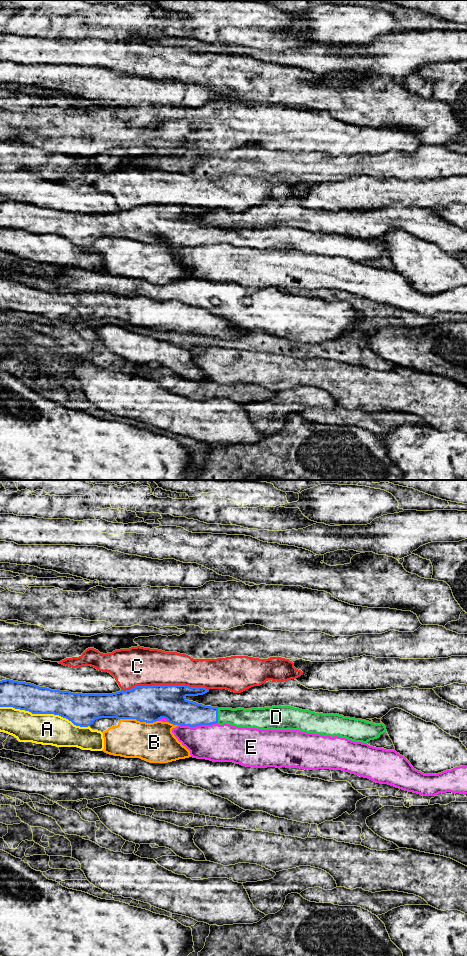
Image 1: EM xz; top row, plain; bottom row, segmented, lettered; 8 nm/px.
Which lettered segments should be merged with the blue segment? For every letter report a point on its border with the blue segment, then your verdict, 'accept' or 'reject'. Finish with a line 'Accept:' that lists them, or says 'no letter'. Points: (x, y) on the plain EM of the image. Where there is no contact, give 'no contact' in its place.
A: contact xz (44, 233); reject
B: contact xz (138, 240); reject
C: contact xz (164, 205); reject
D: contact xz (217, 235); accept
E: contact xz (197, 245); reject
Accept: D

